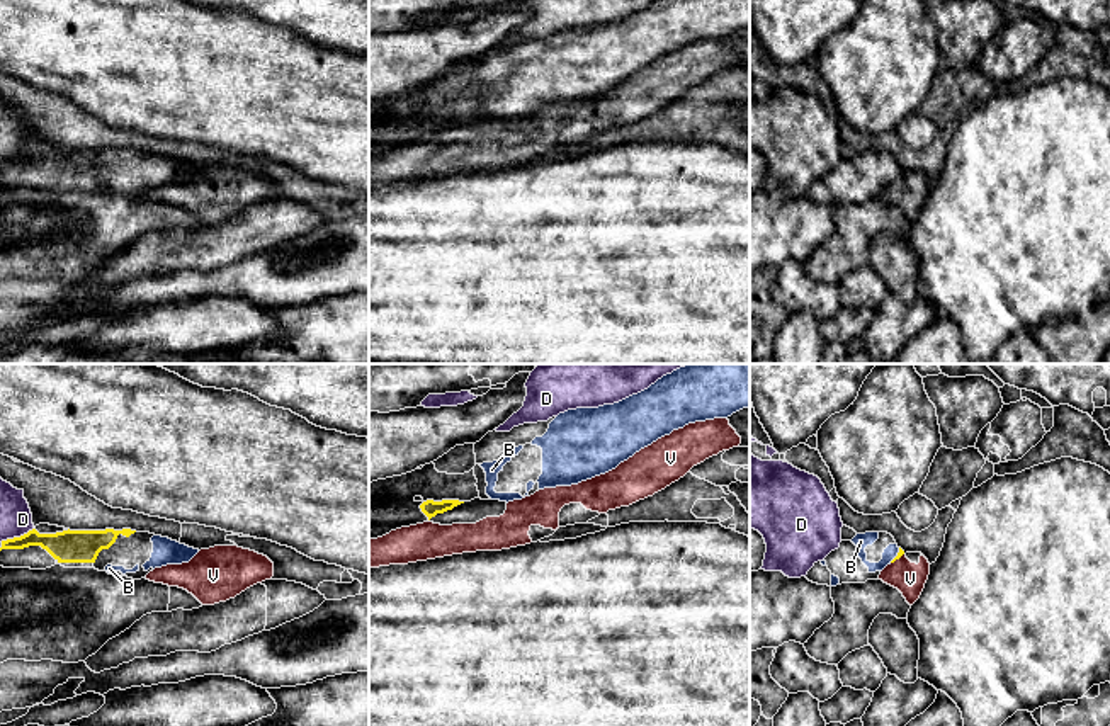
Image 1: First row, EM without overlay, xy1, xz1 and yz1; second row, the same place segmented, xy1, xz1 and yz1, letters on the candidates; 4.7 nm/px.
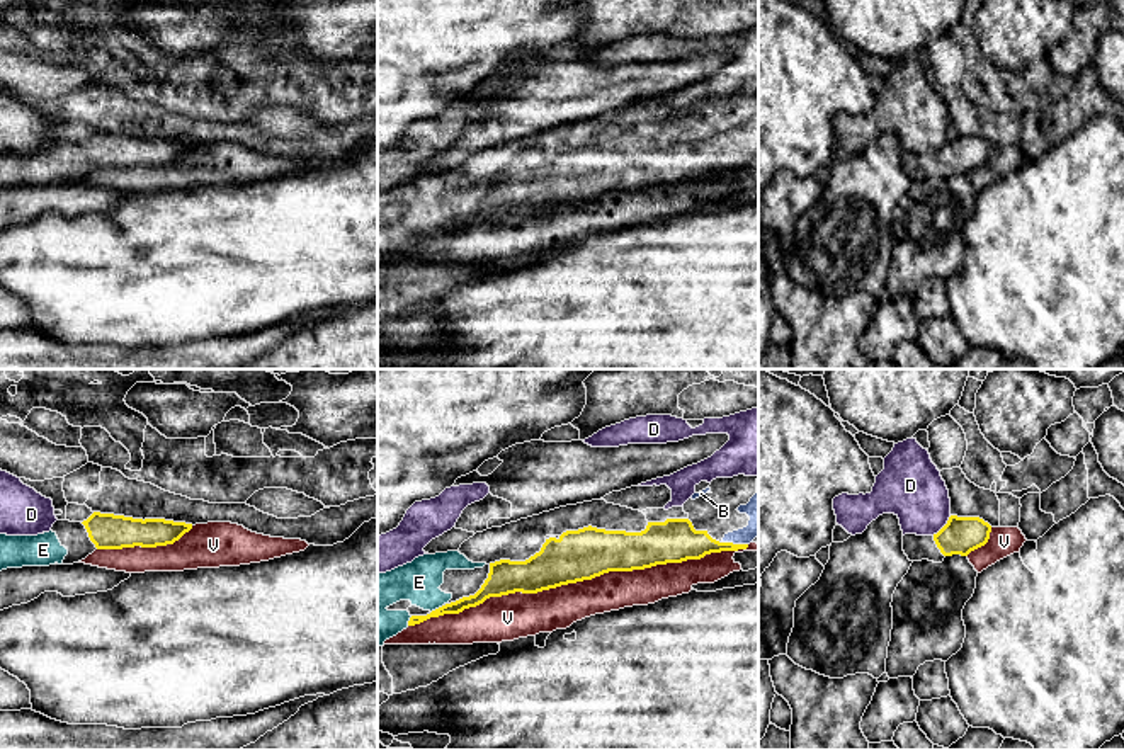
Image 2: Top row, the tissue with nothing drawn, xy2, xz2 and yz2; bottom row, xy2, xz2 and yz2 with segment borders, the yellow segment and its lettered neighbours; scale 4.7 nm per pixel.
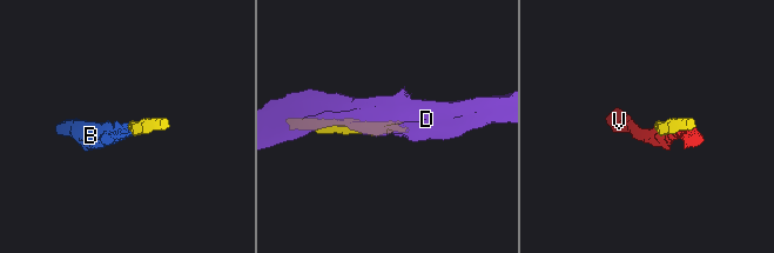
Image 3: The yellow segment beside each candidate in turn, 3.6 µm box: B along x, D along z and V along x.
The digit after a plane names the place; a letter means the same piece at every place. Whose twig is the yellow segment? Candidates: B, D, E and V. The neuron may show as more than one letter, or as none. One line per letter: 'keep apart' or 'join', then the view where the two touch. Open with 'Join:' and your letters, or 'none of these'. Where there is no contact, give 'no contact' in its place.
Join: B, E
B: join; contact in xz2
D: keep apart; contact in xy1
E: join; contact in xz2
V: keep apart; contact in xz2

